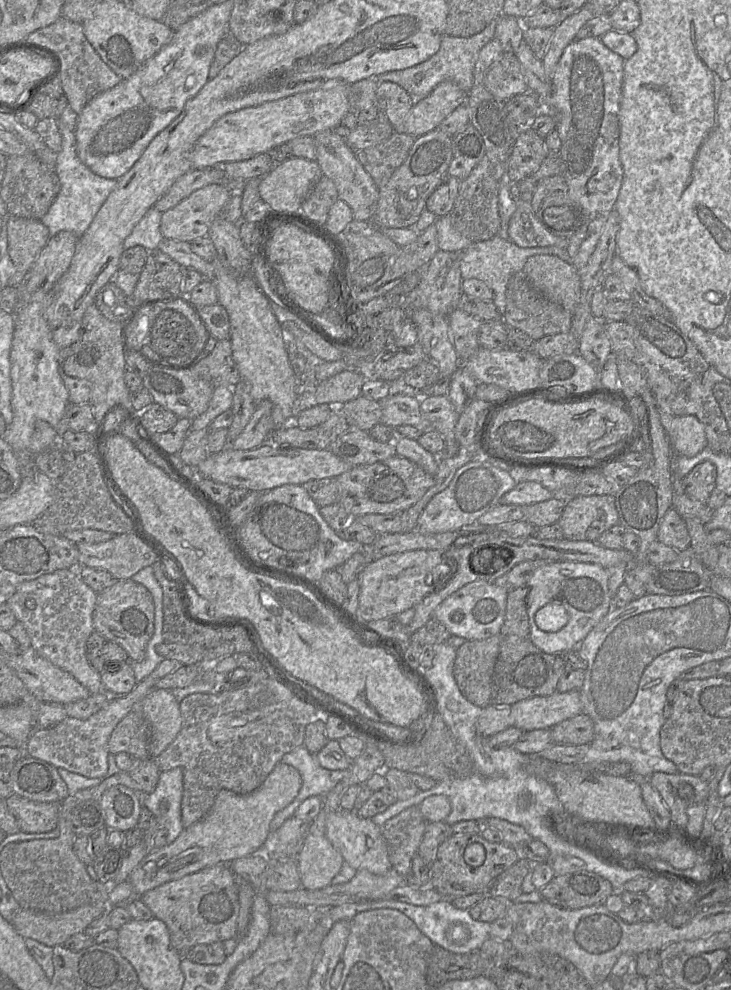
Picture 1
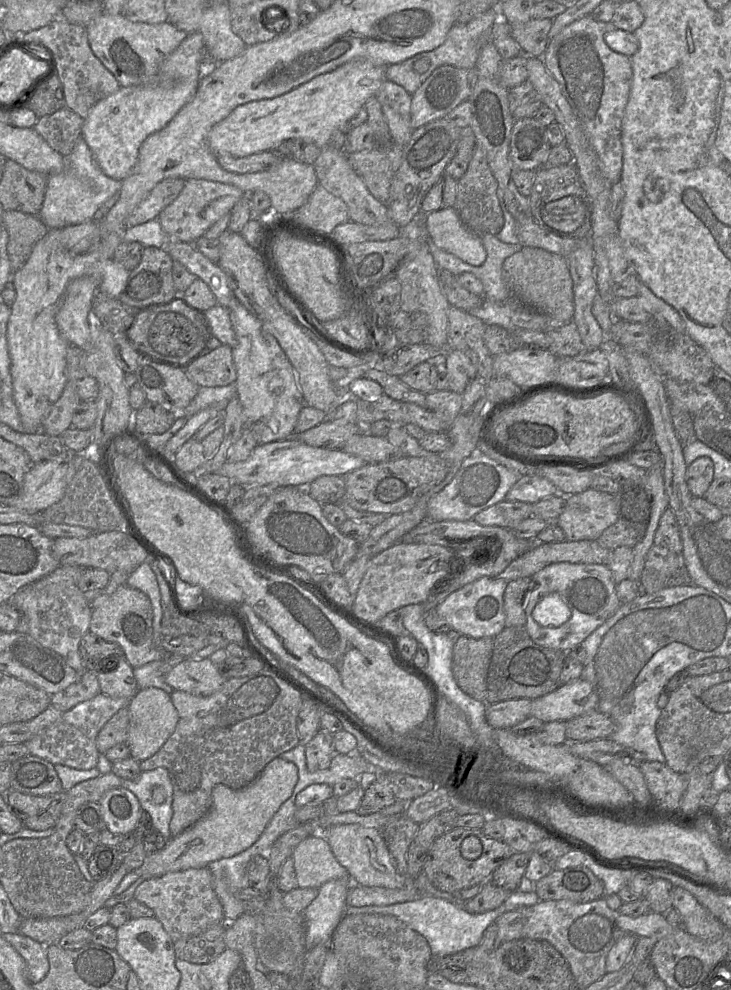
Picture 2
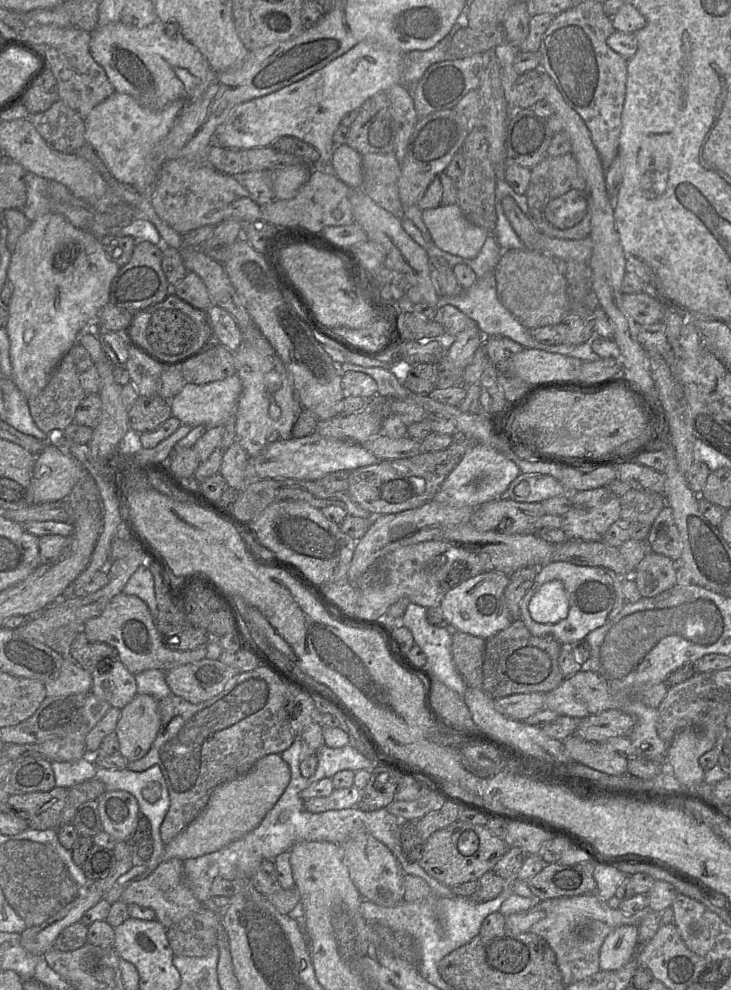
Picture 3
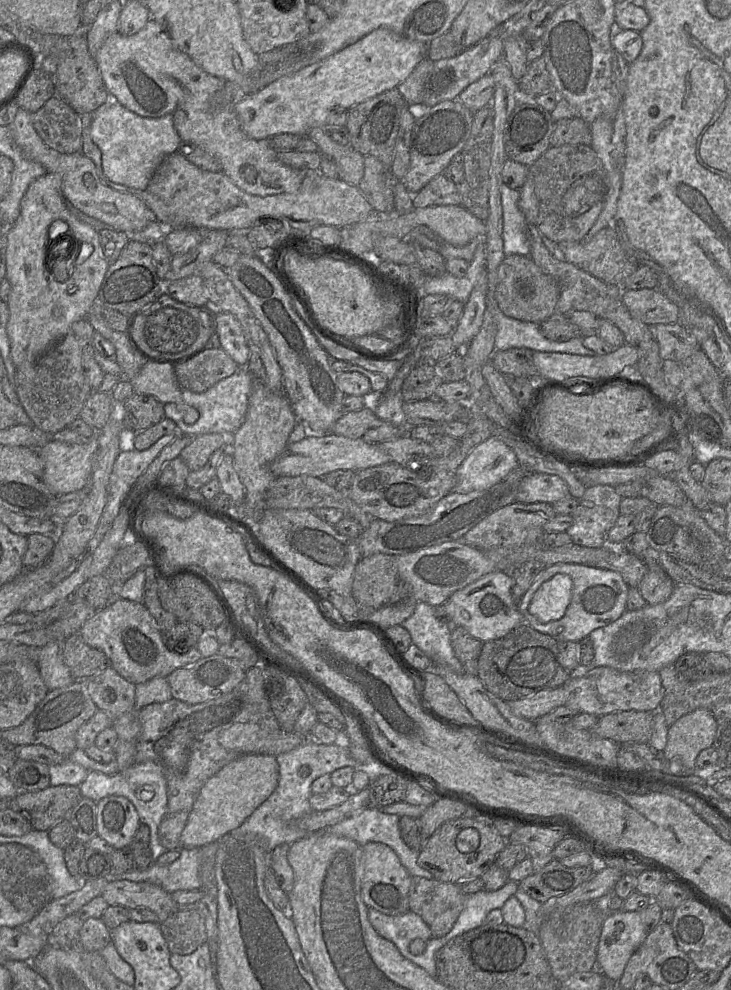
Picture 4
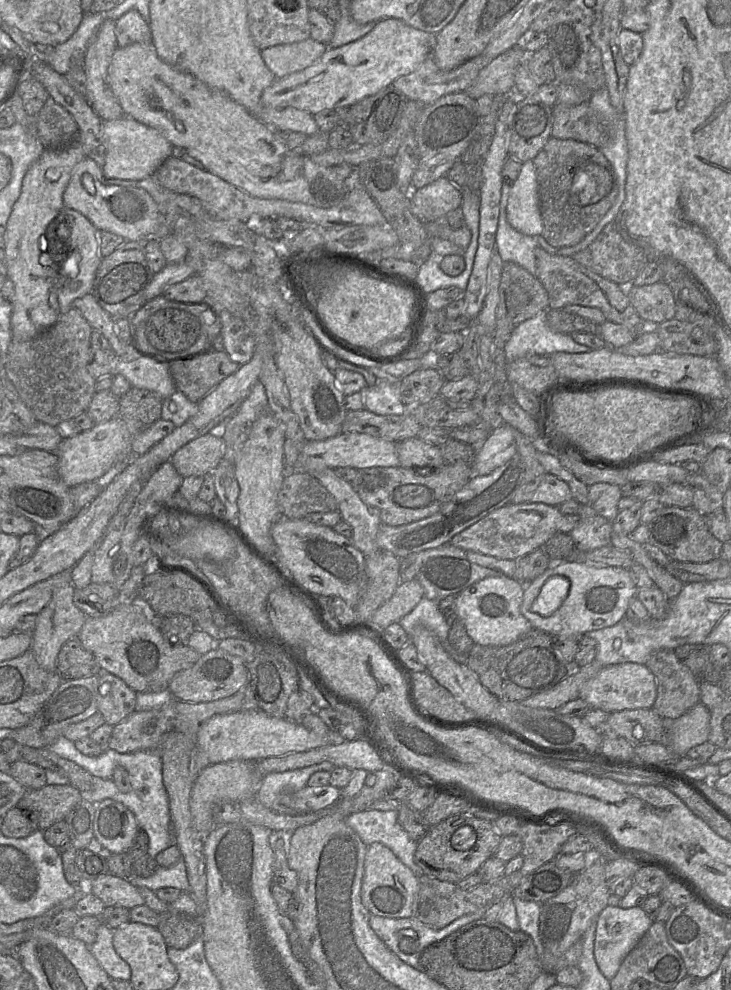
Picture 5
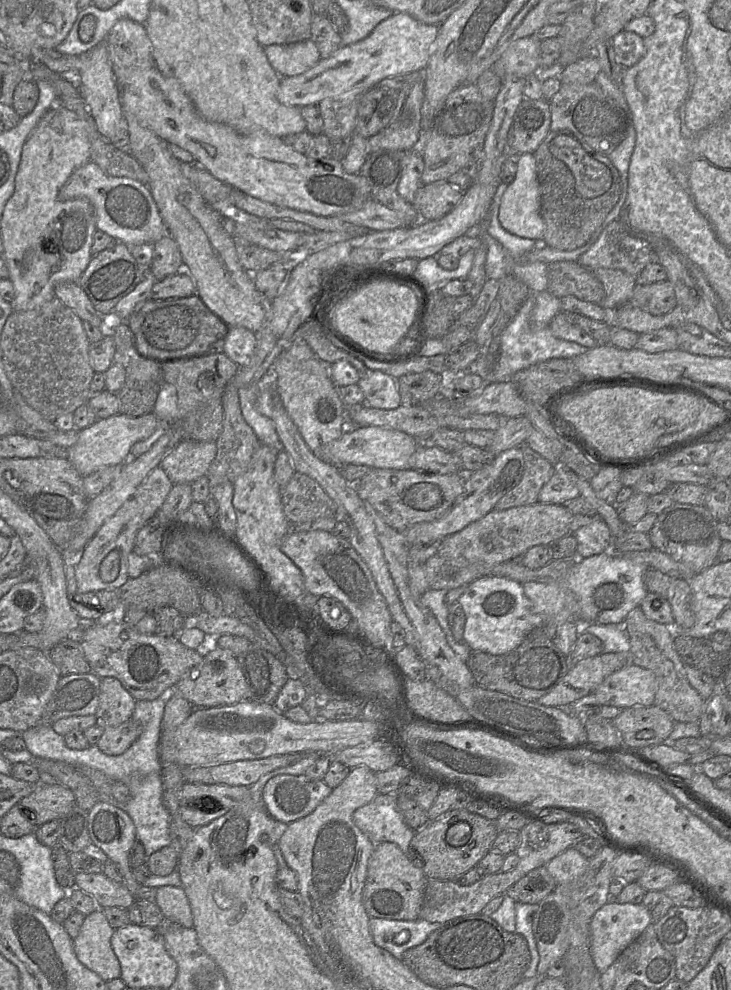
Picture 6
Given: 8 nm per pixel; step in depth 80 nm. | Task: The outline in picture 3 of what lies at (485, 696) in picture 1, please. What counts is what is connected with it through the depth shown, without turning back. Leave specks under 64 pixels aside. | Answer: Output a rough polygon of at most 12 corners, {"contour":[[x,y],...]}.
{"contour":[[452,634],[452,660],[467,687],[482,688],[485,639]]}

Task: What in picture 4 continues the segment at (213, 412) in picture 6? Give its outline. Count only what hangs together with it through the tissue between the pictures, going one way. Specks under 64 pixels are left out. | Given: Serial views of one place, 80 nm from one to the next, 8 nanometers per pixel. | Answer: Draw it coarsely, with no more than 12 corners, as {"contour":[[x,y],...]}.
{"contour":[[222,349],[174,365],[181,389],[203,393],[240,366]]}

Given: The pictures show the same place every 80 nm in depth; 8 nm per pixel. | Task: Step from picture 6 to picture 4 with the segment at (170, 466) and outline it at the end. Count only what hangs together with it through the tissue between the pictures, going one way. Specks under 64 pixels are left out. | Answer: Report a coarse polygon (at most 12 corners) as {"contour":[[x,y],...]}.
{"contour":[[222,433],[196,436],[180,453],[190,471],[200,470],[224,447]]}

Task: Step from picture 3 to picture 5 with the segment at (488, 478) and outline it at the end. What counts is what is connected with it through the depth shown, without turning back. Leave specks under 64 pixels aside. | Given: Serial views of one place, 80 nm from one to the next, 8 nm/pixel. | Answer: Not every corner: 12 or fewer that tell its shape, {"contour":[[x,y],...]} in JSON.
{"contour":[[502,424],[475,448],[471,477],[517,455],[514,428]]}

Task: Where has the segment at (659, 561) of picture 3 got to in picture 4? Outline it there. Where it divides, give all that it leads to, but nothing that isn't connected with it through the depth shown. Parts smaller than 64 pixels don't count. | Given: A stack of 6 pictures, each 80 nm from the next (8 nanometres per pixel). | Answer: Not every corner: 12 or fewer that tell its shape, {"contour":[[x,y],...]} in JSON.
{"contour":[[649,564],[637,588],[648,605],[666,601],[676,585]]}

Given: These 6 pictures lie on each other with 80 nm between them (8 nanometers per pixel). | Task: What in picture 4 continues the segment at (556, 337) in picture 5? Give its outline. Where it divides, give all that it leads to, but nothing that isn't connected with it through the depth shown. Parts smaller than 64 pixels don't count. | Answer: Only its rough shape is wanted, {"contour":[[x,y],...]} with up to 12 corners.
{"contour":[[494,303],[497,351],[596,356],[583,337],[548,340],[540,324],[507,317]]}

